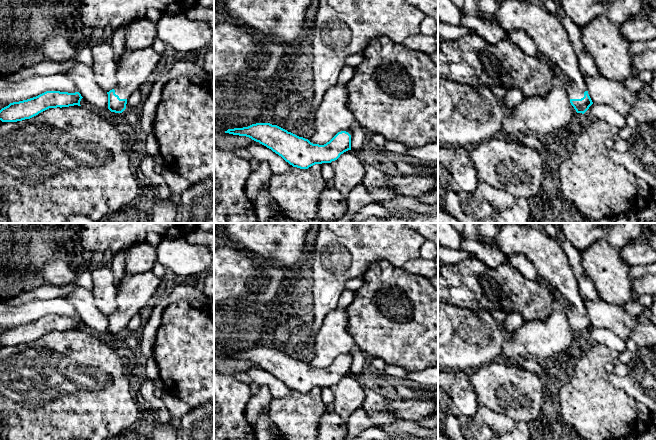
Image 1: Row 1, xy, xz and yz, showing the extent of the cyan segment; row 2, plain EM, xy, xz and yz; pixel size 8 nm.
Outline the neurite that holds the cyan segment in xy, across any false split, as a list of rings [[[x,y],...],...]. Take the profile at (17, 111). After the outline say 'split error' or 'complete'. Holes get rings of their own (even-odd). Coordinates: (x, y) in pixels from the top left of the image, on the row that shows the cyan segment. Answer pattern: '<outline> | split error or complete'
[[[46,91],[36,97],[13,102],[2,108],[0,120],[2,122],[17,122],[30,119],[49,108],[81,106],[82,98],[79,92]]] | complete

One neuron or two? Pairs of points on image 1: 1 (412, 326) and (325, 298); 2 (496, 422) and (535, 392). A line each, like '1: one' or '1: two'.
1: two
2: two

